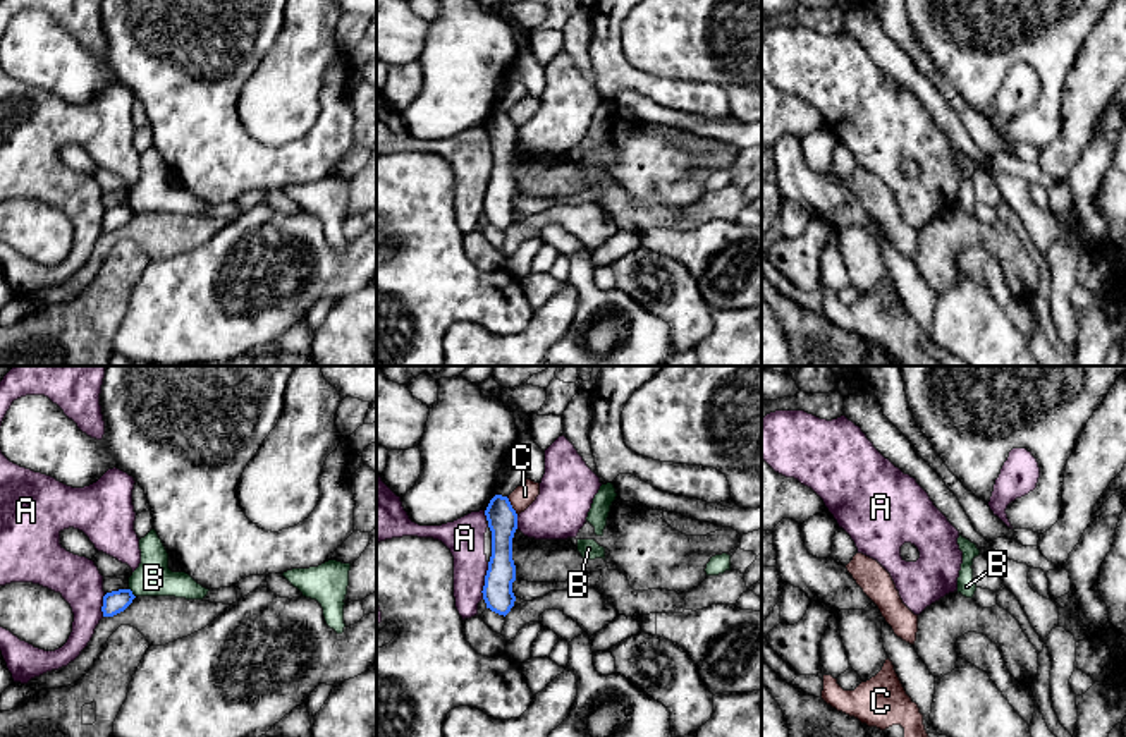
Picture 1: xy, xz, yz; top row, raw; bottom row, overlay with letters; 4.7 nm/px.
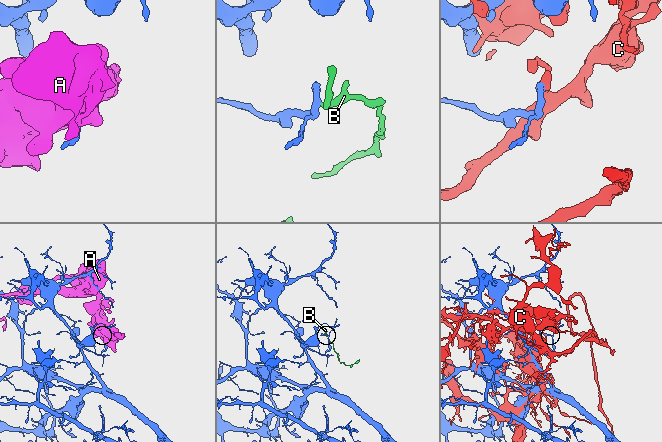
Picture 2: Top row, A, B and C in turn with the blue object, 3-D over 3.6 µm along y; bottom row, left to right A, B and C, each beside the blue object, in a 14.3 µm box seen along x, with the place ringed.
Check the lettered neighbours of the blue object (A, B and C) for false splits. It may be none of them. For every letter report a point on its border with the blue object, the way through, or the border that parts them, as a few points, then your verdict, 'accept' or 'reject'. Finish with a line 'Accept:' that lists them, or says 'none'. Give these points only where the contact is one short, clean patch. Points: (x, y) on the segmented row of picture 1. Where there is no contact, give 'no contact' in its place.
A: xz (485, 581) | reject
B: xy (131, 593) | along xy (129, 588), (134, 596) | reject
C: xz (511, 505) | reject
Accept: none

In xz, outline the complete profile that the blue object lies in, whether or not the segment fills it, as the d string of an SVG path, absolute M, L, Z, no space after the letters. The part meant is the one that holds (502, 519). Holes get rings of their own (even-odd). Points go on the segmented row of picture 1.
M495 495L485 515L492 531L492 557L481 593L487 608L505 617L516 601L512 593L512 582L516 581L512 538L517 529L517 514L507 496Z

